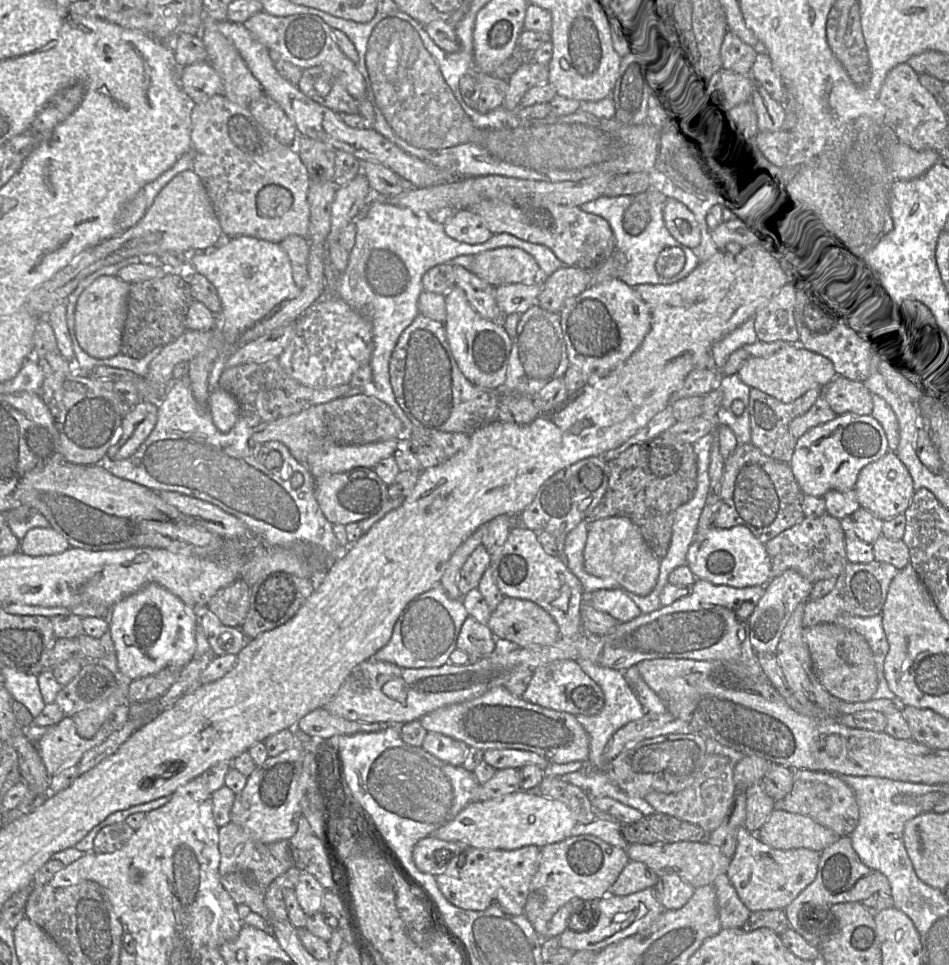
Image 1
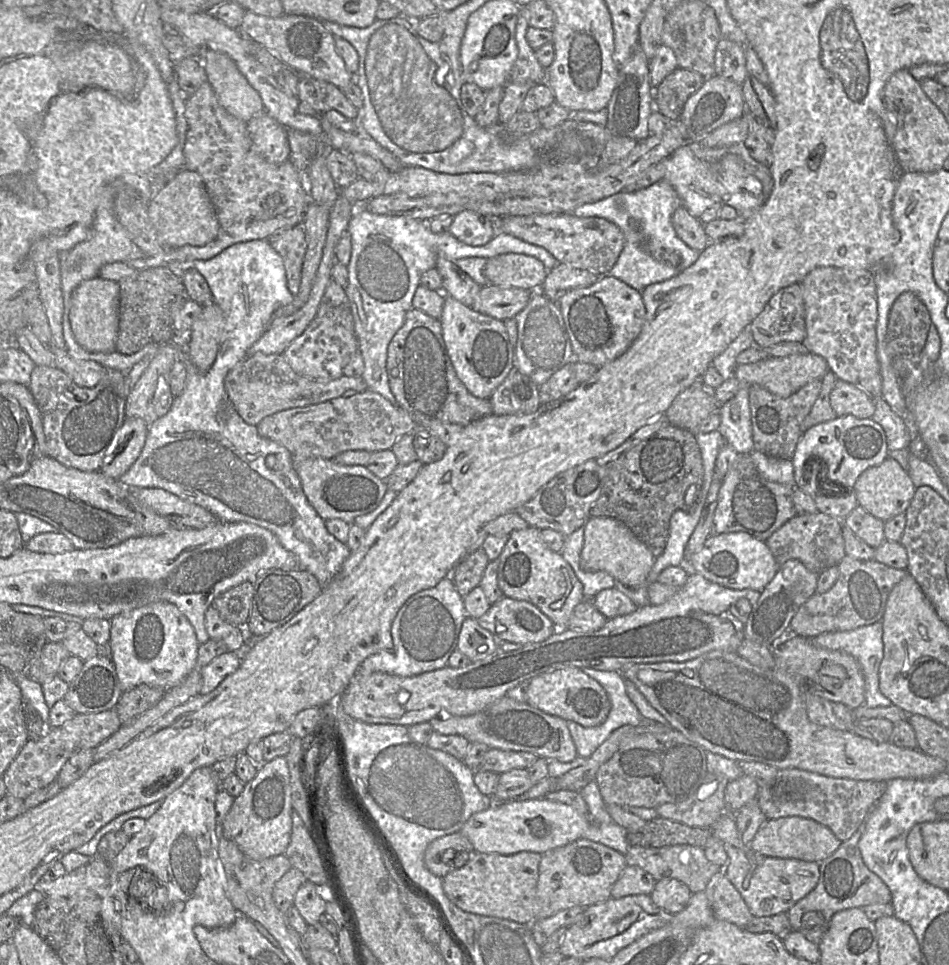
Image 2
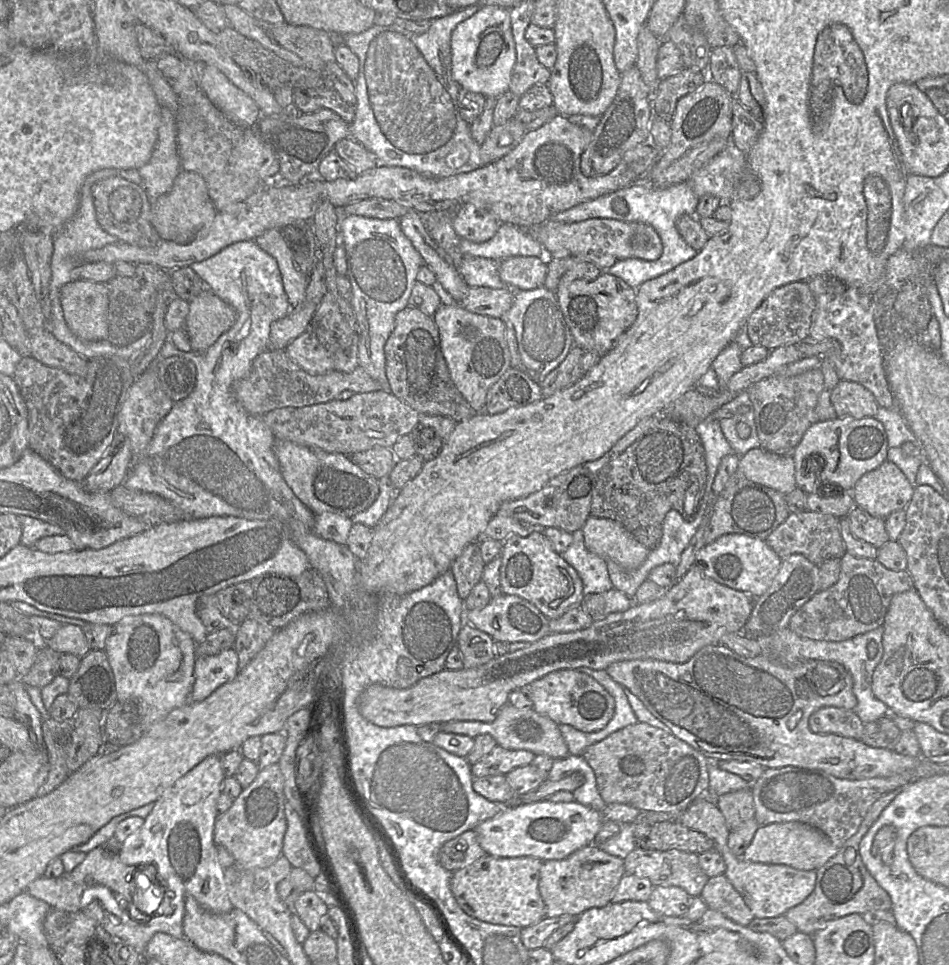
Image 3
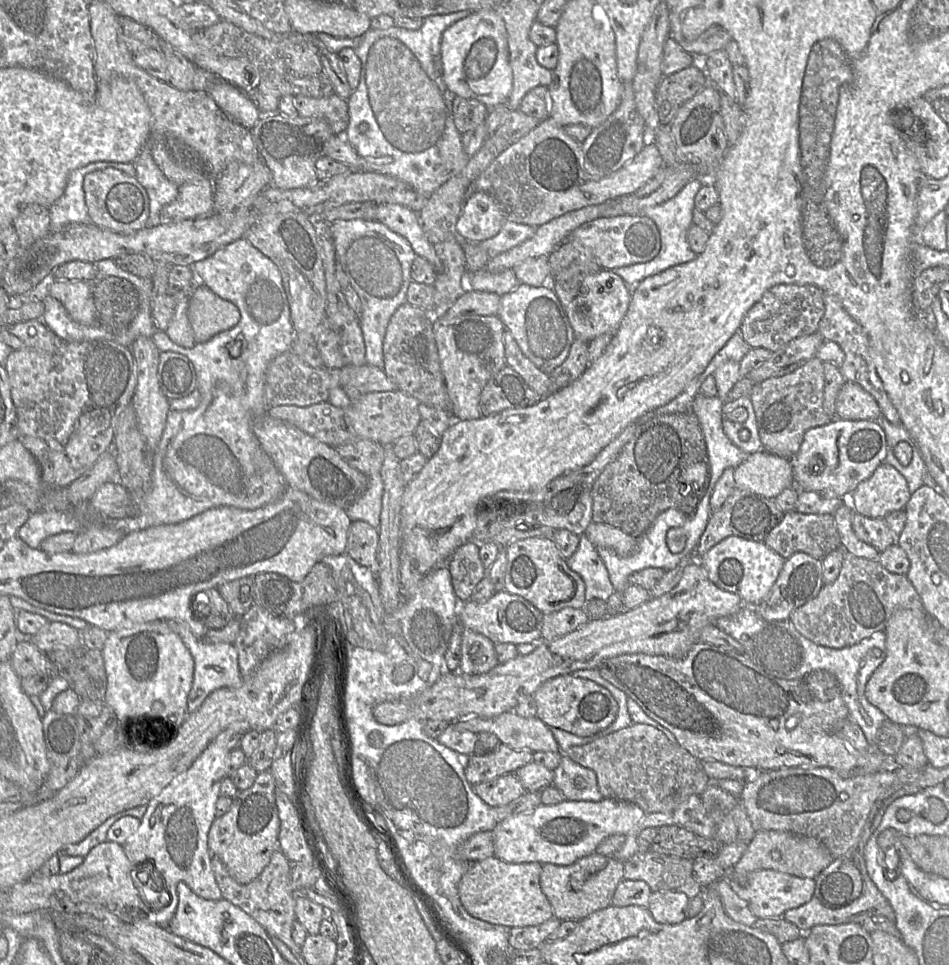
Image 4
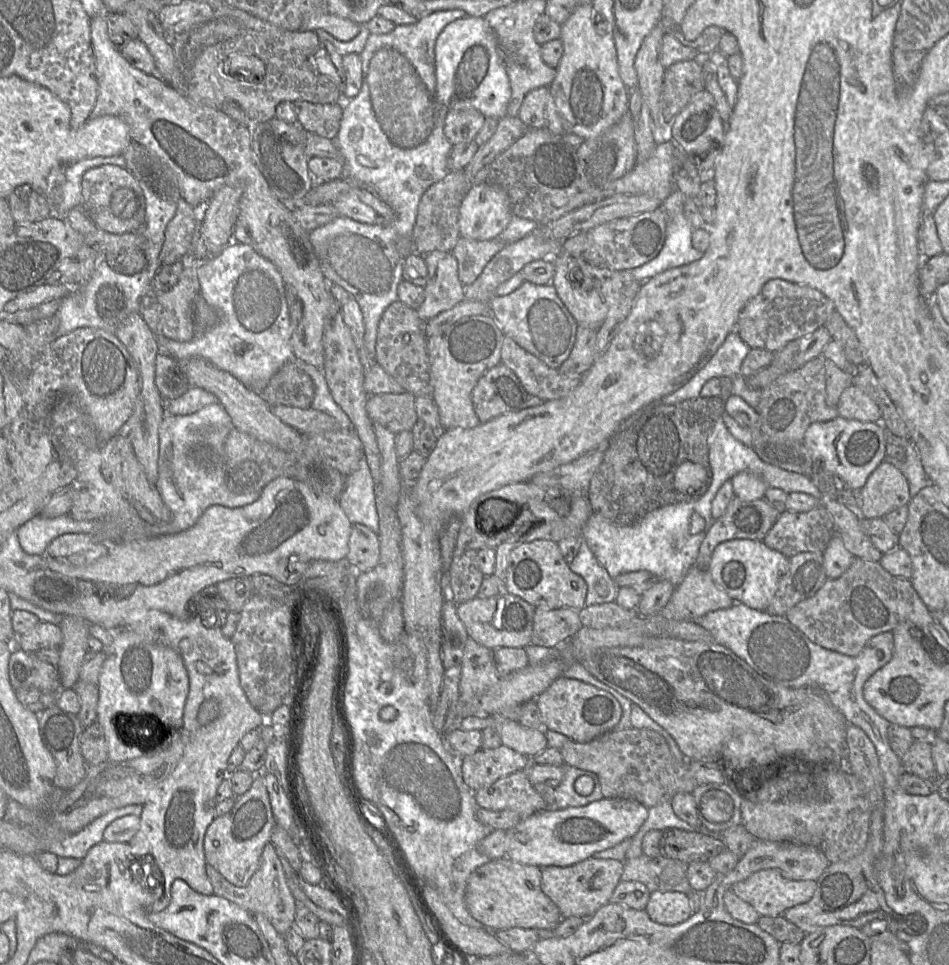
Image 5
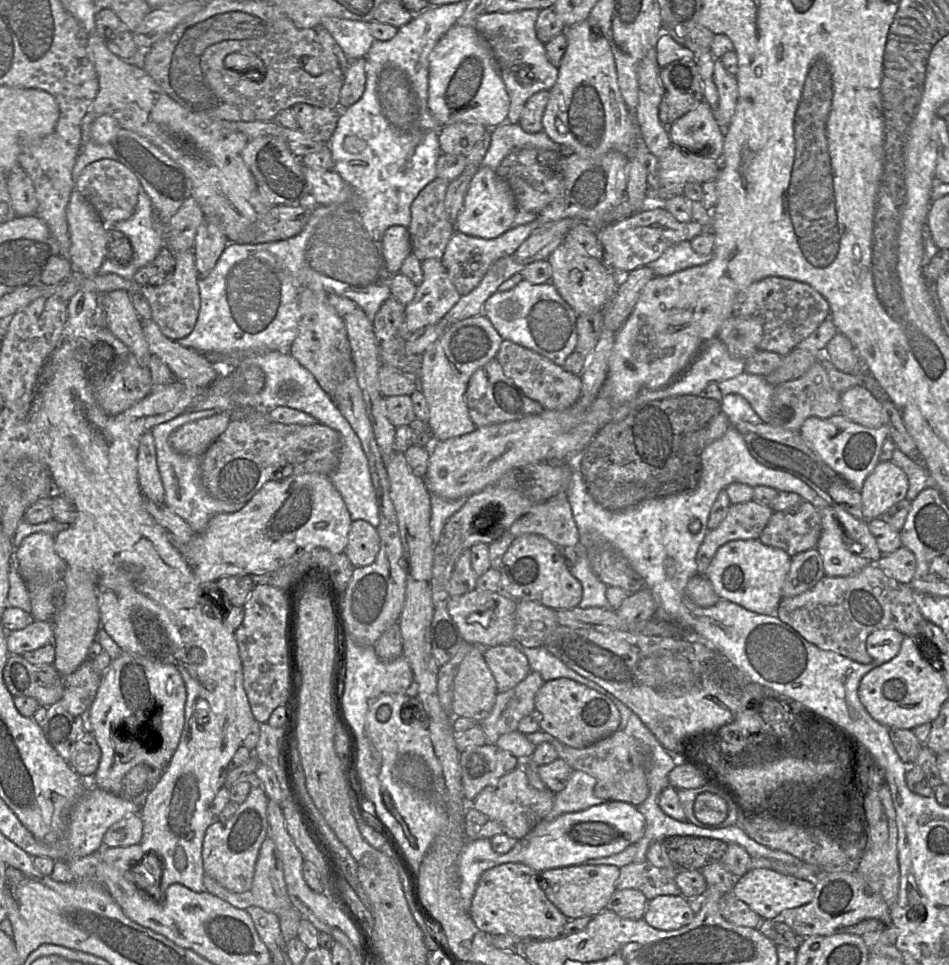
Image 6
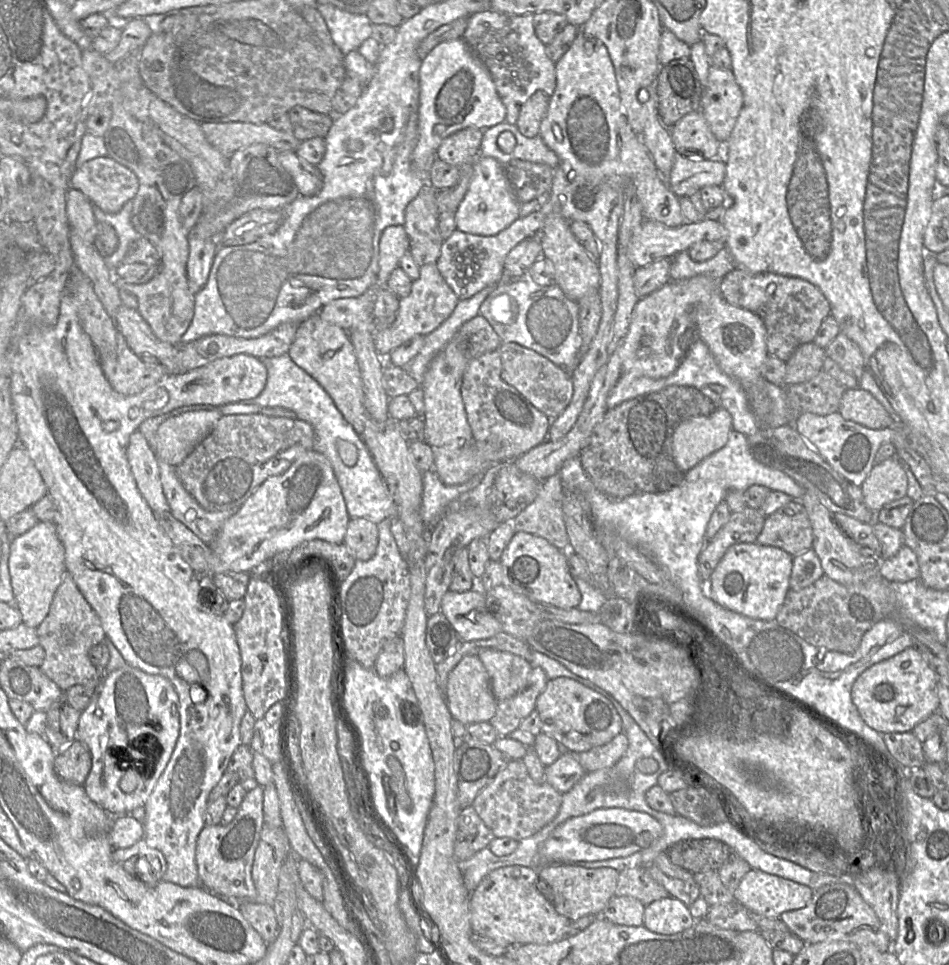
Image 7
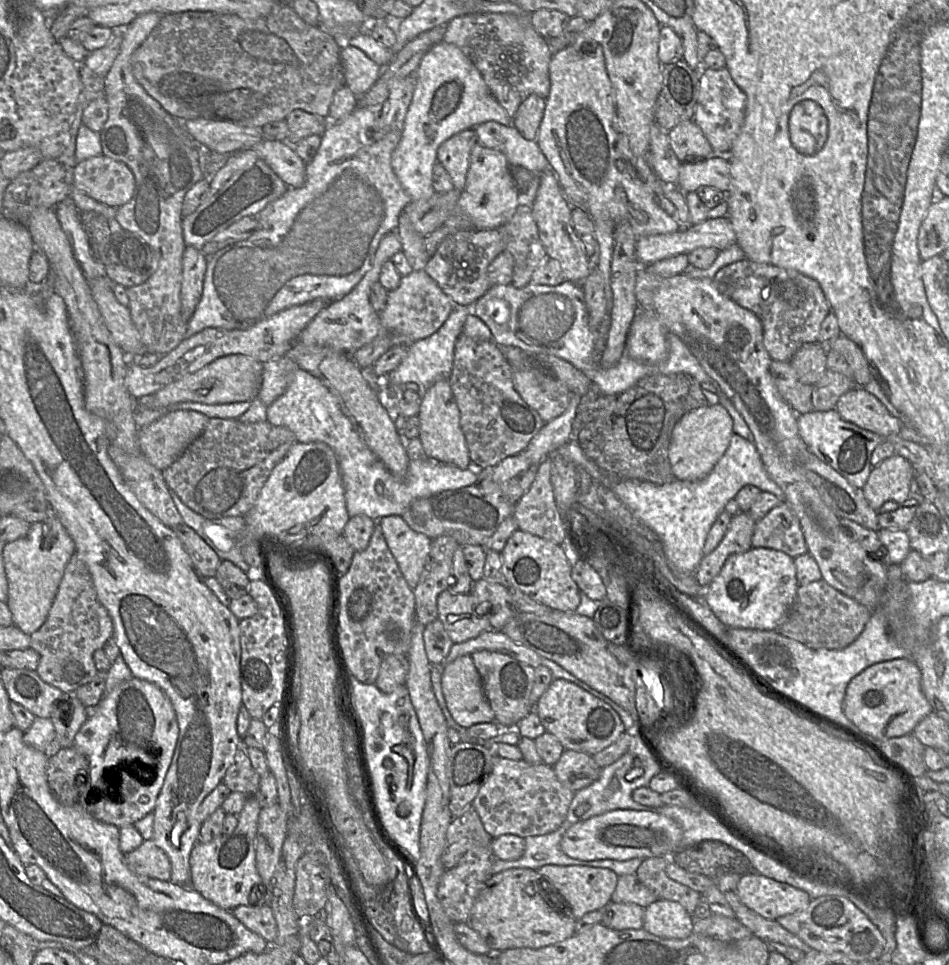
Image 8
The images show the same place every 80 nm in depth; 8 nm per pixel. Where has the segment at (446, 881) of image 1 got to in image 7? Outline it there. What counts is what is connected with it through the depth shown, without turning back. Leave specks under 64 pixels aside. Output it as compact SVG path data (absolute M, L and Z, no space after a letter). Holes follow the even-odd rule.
M513 865L487 874L470 895L472 930L505 948L527 943L549 944L566 937L571 920L559 914L538 891L537 873L536 868Z

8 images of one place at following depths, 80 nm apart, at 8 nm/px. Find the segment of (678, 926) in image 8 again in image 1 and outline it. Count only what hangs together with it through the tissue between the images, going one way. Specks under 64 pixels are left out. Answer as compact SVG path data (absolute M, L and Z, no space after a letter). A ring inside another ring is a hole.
M675 873L658 877L652 887L655 898L664 910L678 910L691 898L695 888Z

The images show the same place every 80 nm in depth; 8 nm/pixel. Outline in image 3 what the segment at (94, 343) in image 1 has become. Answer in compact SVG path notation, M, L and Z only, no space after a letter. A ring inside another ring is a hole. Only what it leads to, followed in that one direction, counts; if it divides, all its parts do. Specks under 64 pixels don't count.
M73 280L61 288L60 301L65 320L76 336L86 341L108 339L106 283Z

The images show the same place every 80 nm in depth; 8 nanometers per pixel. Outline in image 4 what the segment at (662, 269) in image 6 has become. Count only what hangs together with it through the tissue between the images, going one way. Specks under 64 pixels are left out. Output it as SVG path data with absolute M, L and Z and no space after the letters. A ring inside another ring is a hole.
M716 171L704 175L698 175L698 177L689 181L674 197L669 200L656 206L647 207L638 214L631 214L647 216L655 222L660 233L661 249L659 253L648 262L619 267L612 271L619 275L628 286L634 287L636 284L651 275L658 274L670 267L695 259L698 255L691 249L687 240L687 231L693 224L695 196L702 185L714 185L715 181Z

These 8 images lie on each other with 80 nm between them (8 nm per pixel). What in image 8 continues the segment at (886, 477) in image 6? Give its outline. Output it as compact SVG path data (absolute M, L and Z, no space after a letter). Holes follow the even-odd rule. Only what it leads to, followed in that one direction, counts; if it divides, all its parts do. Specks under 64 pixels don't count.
M895 453L872 467L862 489L869 506L878 511L886 502L906 501L909 498L910 483L914 478L912 464Z

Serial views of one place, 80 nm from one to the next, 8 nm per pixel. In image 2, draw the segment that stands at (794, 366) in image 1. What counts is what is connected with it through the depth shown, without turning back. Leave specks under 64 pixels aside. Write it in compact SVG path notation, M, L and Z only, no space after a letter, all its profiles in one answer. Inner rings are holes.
M813 353L786 357L767 357L754 363L737 365L734 376L741 386L760 385L771 393L786 398L814 379L822 379L829 370L826 360Z

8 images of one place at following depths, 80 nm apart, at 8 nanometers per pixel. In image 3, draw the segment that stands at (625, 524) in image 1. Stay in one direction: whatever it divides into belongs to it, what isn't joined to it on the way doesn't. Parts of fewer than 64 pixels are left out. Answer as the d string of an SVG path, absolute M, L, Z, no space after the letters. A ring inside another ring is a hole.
M590 515L582 531L590 552L616 562L625 570L637 569L650 552L623 525L611 519Z

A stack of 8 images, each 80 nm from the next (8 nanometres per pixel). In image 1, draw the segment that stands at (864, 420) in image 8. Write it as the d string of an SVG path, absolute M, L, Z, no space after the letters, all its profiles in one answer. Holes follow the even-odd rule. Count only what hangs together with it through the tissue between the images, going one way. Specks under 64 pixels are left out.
M836 376L825 387L825 397L837 415L845 413L871 415L873 410L872 393L865 384L843 376Z

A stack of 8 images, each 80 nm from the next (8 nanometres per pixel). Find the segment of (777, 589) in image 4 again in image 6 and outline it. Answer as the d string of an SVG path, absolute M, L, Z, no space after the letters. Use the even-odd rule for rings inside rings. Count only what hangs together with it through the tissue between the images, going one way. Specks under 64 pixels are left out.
M817 549L792 556L790 570L782 586L782 598L797 596L810 590L824 576L822 557Z

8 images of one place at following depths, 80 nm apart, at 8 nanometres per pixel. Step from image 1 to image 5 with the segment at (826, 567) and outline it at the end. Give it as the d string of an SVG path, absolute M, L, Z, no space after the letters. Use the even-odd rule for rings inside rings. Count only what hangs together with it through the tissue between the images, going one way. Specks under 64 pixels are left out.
M822 504L805 512L783 510L762 541L790 558L803 552L823 554L834 533L833 519Z

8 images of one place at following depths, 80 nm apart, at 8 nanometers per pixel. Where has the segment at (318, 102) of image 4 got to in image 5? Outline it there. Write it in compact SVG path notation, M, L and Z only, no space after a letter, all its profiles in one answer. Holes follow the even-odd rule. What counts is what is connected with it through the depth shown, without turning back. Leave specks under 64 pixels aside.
M340 99L340 103L316 104L297 100L293 103L298 123L305 130L332 140L339 131L345 101Z

